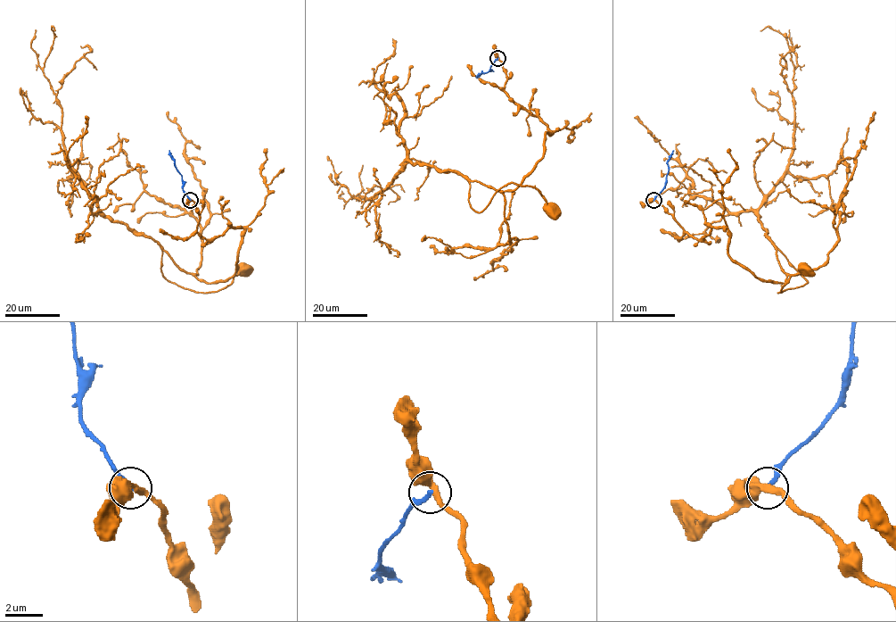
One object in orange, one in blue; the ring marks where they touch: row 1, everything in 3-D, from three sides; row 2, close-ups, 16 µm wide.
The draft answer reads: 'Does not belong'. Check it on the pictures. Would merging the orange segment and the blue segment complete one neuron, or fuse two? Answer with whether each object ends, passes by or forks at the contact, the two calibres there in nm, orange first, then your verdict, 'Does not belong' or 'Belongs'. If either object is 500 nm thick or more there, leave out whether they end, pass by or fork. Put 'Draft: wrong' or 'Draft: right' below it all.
At the ring orange passes by. At the ring blue ends. Thickness 400 nm (orange) against 200 nm. Does not belong
Draft: right

